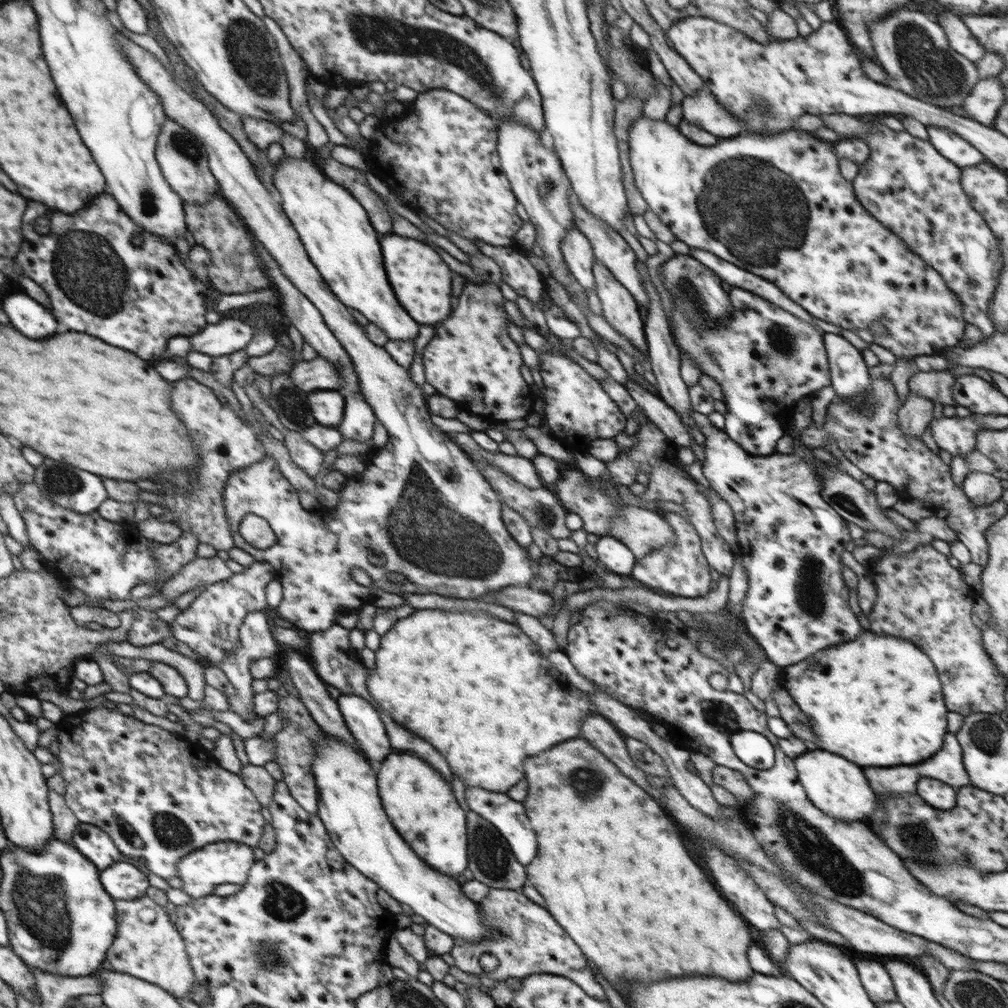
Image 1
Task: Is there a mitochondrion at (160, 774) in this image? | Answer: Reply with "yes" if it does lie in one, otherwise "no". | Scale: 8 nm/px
no

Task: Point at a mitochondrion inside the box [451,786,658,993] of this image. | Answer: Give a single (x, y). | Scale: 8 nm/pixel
(491, 857)

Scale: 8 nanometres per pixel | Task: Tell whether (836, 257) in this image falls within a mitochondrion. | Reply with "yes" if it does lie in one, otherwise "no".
no

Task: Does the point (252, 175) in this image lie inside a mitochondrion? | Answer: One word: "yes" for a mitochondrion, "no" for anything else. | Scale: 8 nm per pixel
no

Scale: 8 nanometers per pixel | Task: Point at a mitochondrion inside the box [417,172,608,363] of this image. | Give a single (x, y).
(546, 188)

